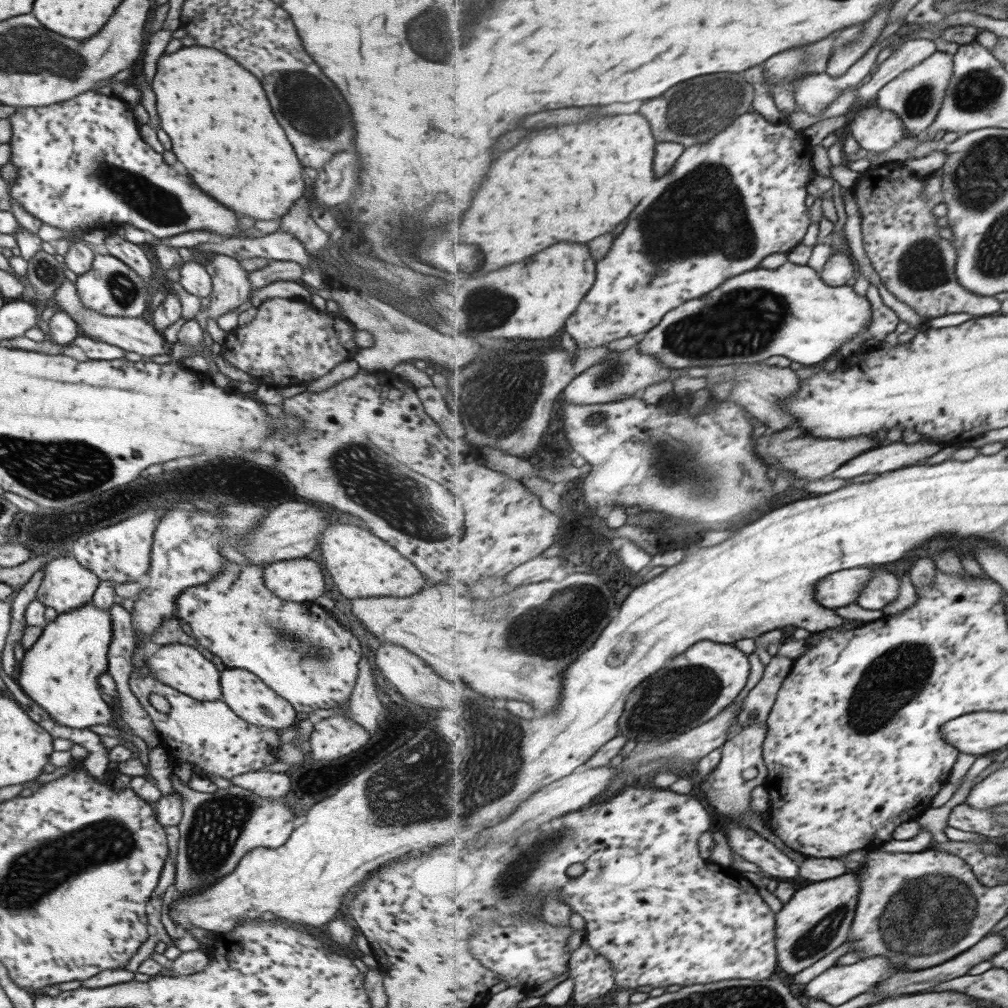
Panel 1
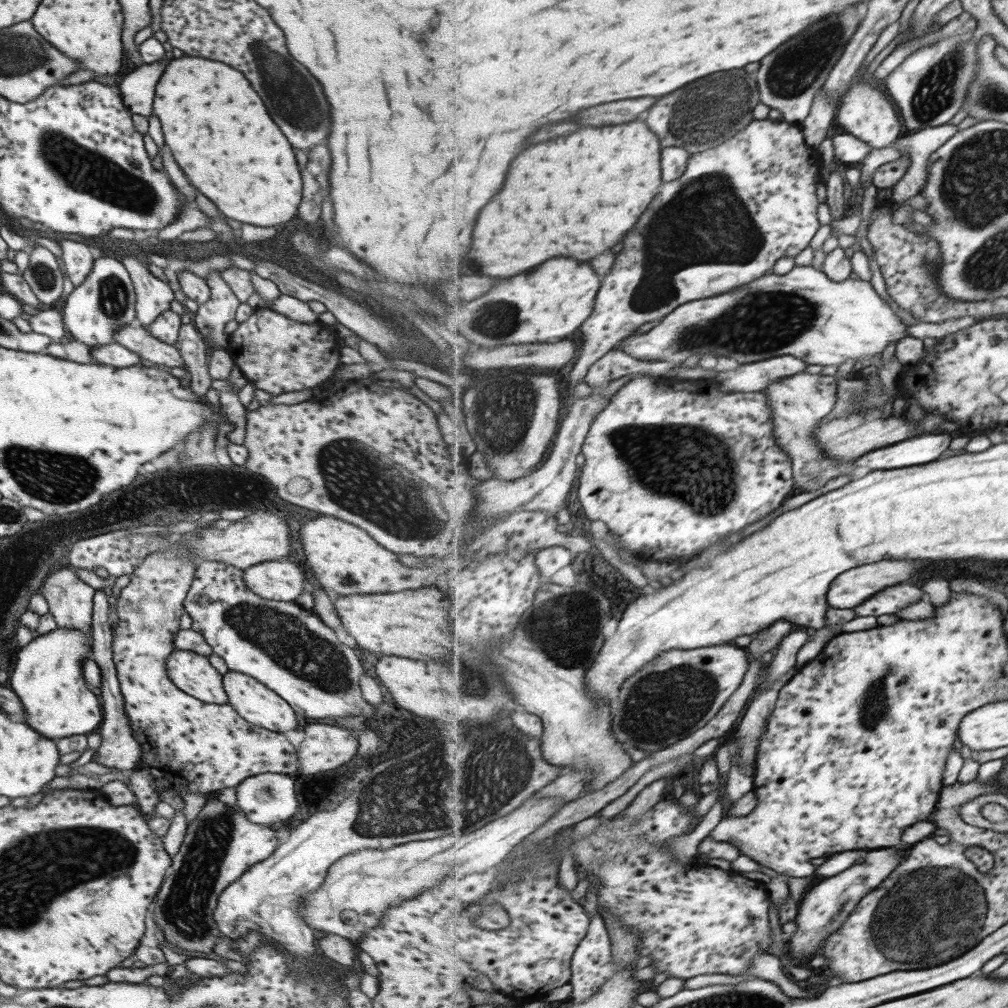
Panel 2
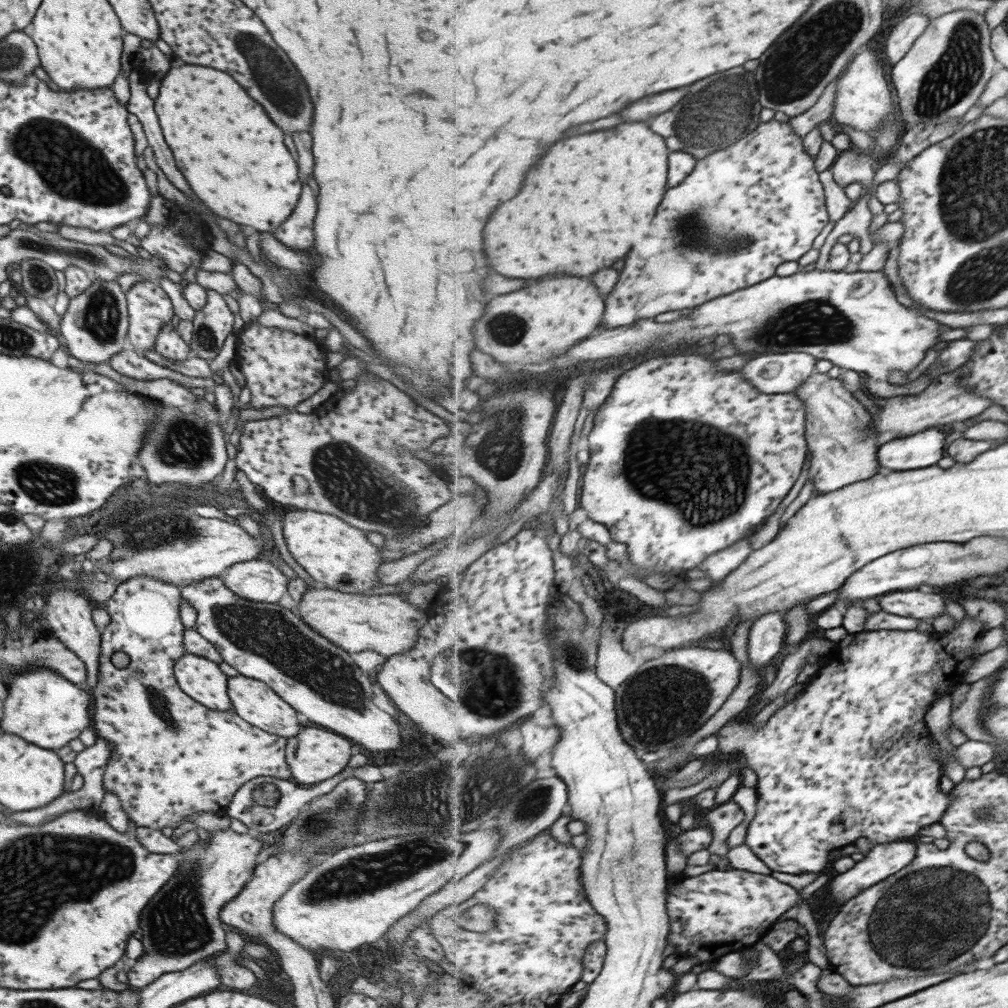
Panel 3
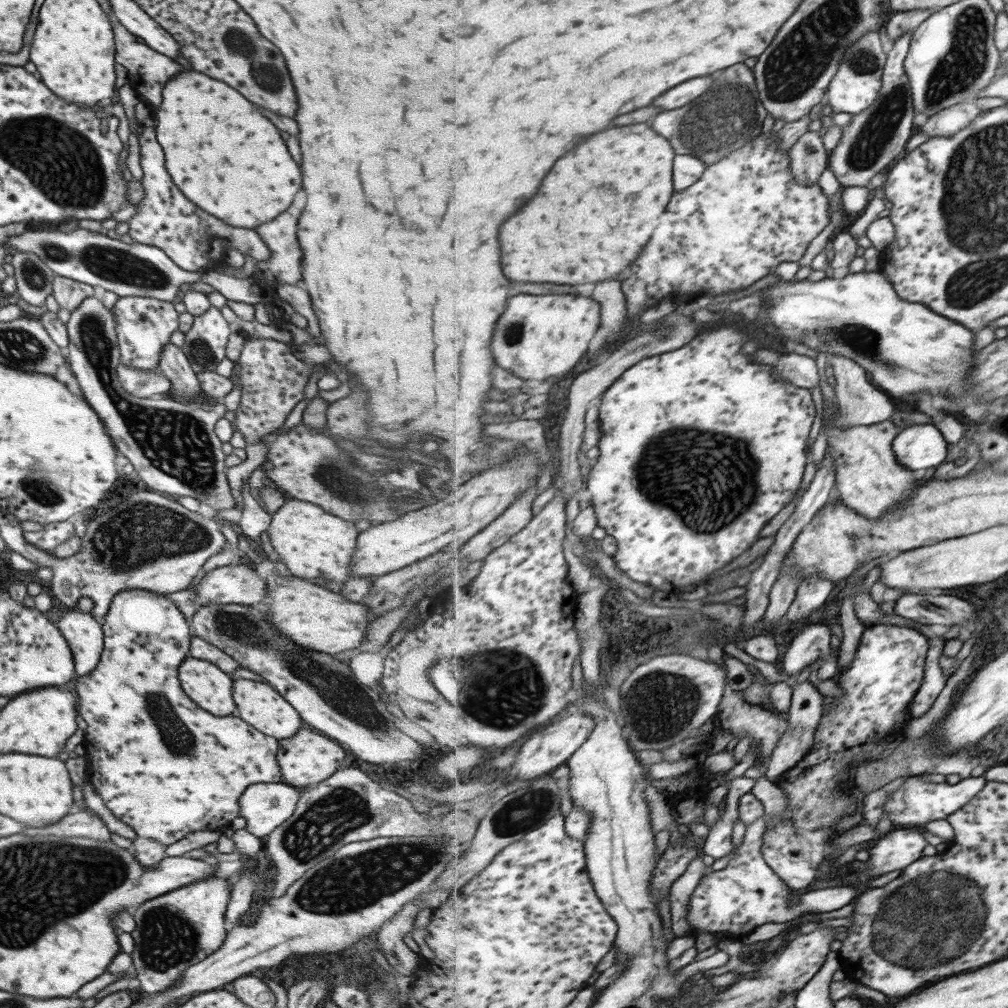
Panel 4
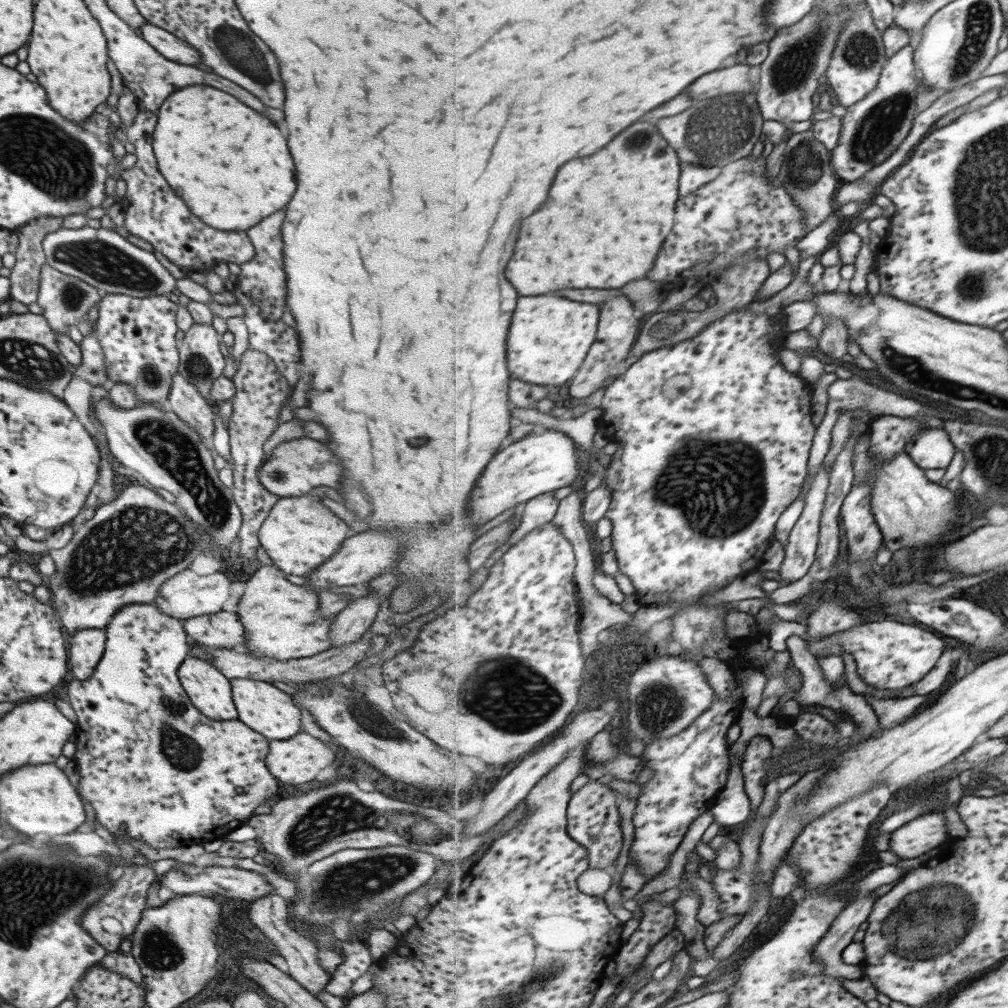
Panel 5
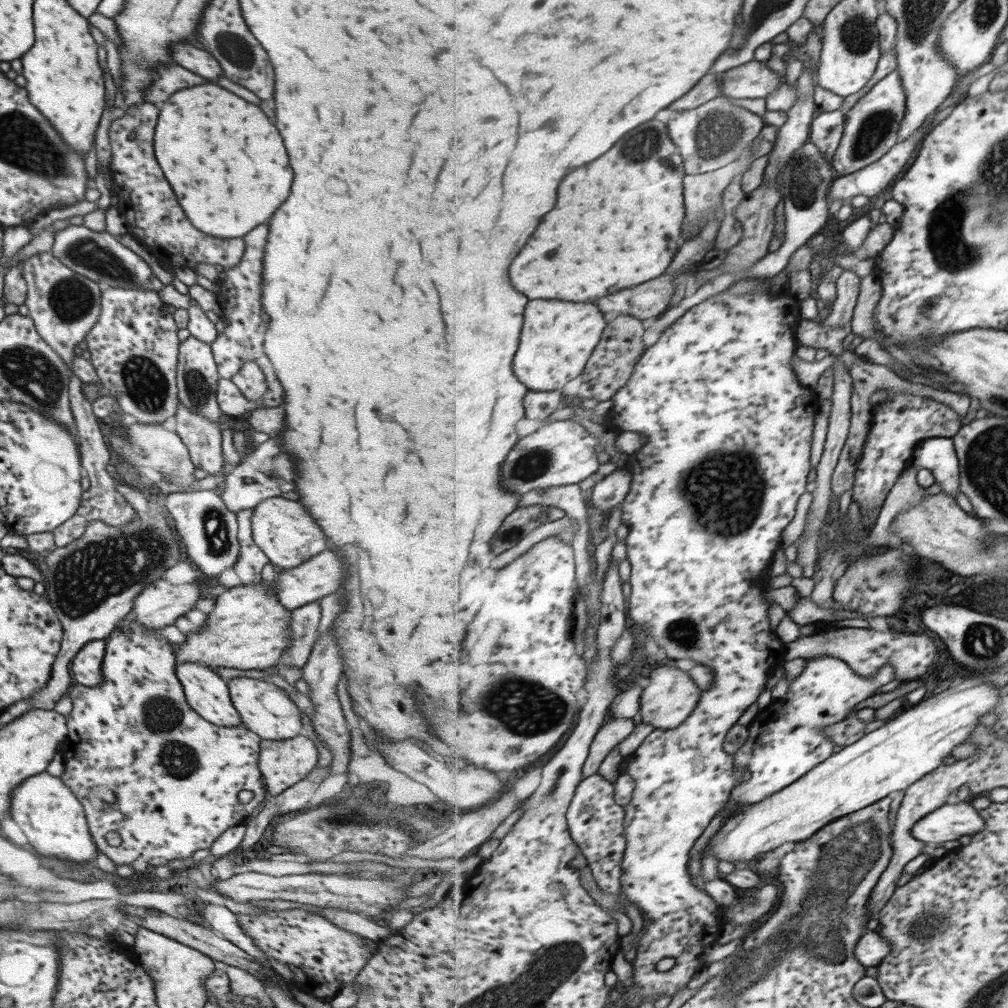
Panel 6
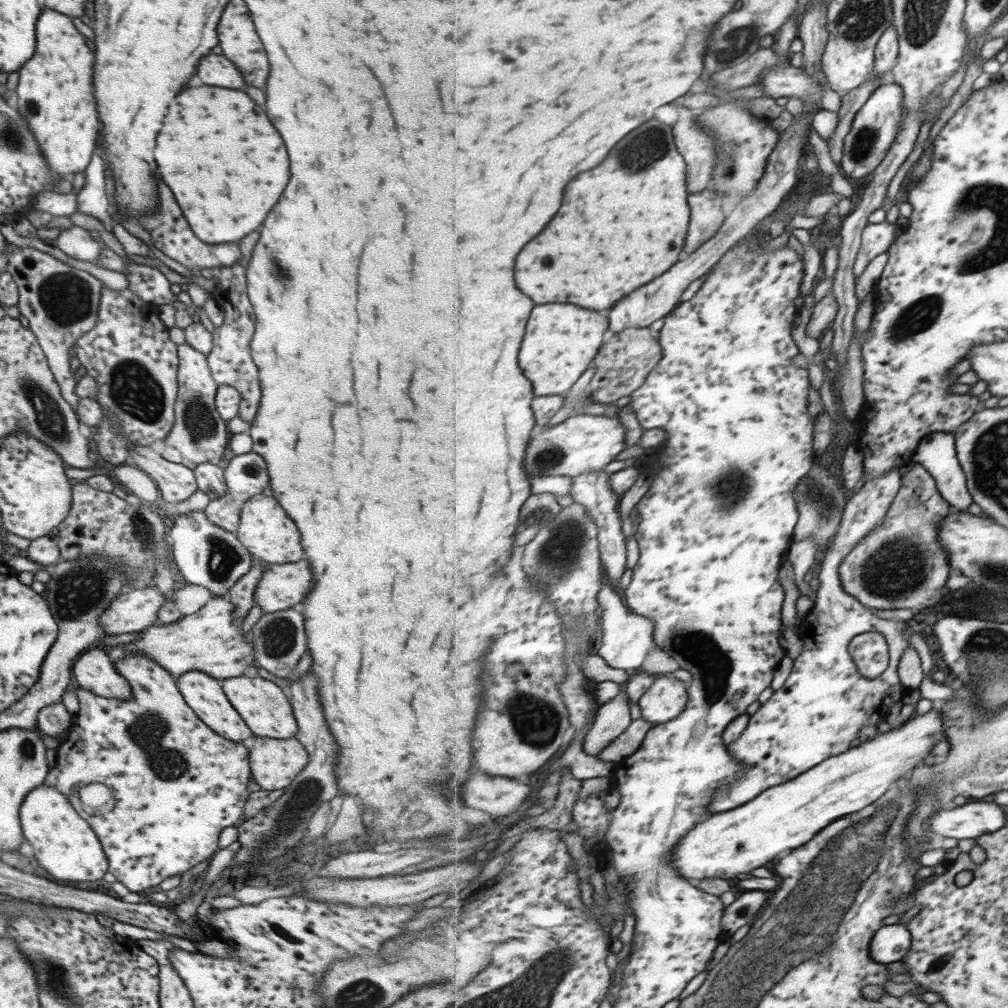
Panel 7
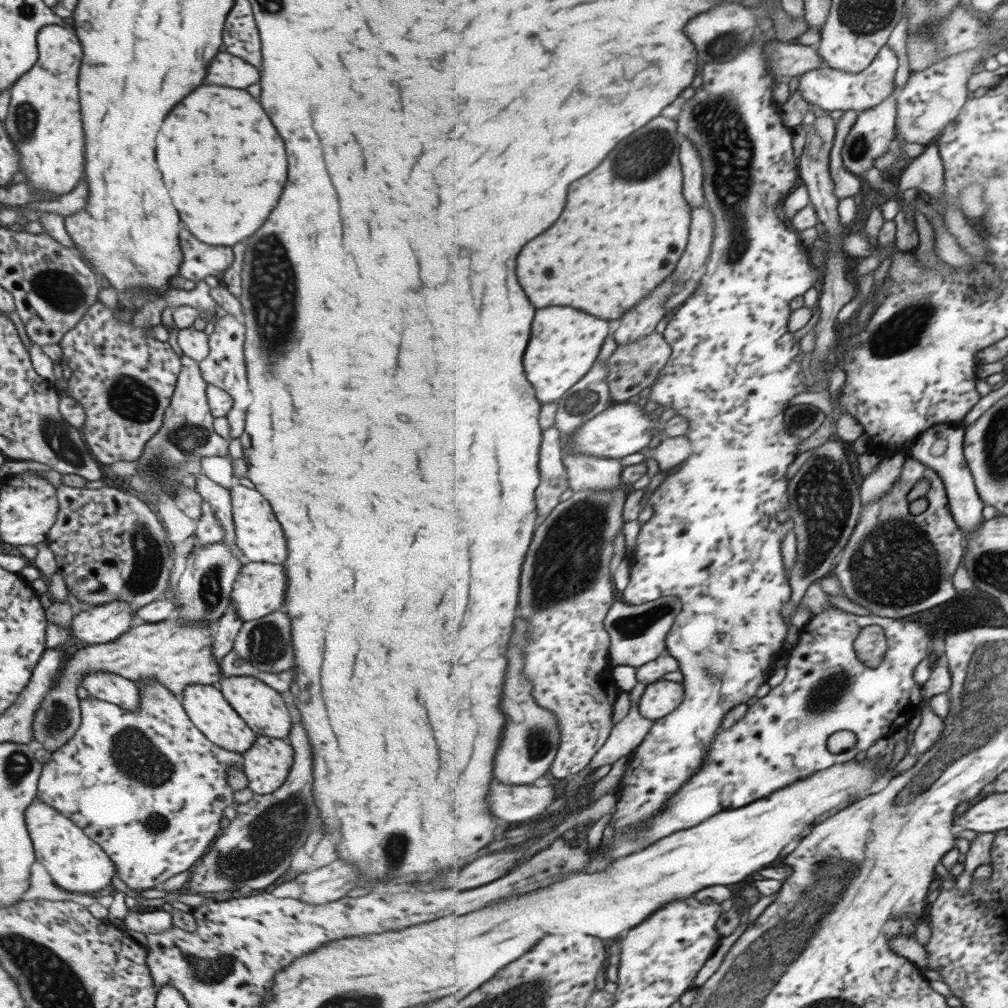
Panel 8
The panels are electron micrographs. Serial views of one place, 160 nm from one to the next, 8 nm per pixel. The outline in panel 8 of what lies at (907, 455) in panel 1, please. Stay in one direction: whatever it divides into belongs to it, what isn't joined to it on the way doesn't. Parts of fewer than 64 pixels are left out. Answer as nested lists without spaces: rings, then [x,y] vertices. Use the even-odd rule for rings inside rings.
[[[937,424],[935,426],[932,426],[929,428],[929,430],[926,430],[923,432],[923,434],[918,438],[918,440],[911,445],[911,447],[908,449],[908,454],[910,456],[913,456],[917,460],[923,461],[923,464],[930,465],[931,468],[934,468],[938,473],[939,476],[942,477],[943,482],[946,484],[946,491],[948,494],[948,497],[950,499],[950,509],[951,512],[953,513],[954,519],[957,521],[957,524],[962,528],[963,532],[965,532],[965,536],[967,536],[967,543],[968,543],[968,538],[971,535],[974,535],[975,532],[978,531],[978,528],[983,524],[986,520],[983,518],[983,508],[985,508],[986,502],[979,496],[979,491],[977,490],[976,487],[976,482],[973,476],[973,473],[971,472],[971,469],[969,468],[969,465],[967,464],[966,461],[966,456],[964,455],[964,438],[965,438],[965,431],[966,429],[961,426],[961,425],[952,425],[952,424]]]

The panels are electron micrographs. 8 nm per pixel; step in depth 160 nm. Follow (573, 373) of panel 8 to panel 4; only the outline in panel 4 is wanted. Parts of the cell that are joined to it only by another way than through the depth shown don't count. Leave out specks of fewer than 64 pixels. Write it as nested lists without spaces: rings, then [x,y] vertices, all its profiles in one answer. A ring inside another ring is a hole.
[[[521,294],[511,298],[511,308],[503,312],[503,320],[498,322],[497,330],[494,330],[494,340],[491,348],[497,364],[505,370],[511,371],[522,379],[547,380],[551,376],[565,376],[571,372],[579,360],[587,354],[589,344],[601,326],[601,306],[597,300],[577,294],[547,294],[547,296],[533,296],[533,294]]]

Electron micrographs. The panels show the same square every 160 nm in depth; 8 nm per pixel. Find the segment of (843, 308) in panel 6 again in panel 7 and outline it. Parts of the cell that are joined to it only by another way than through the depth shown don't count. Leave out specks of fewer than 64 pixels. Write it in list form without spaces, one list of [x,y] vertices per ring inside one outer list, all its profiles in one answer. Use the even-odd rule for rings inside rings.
[[[869,224],[862,234],[862,245],[855,261],[853,273],[859,278],[869,262],[880,254],[888,252],[894,243],[895,226],[883,224]]]

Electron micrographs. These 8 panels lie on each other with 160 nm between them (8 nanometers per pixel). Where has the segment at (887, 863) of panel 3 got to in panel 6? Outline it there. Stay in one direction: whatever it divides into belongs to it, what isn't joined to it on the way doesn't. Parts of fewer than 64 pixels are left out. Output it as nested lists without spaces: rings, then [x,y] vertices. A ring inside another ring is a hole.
[[[971,802],[945,803],[919,820],[913,828],[913,835],[917,840],[935,845],[957,840],[961,836],[973,836],[985,830],[986,824],[986,817],[975,810]]]

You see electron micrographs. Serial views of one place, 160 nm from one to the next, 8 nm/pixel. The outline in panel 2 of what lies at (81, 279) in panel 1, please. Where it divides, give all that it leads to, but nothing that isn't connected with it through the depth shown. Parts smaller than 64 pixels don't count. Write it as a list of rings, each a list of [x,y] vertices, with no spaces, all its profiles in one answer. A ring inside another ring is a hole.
[[[96,253],[92,268],[81,285],[74,286],[64,298],[62,321],[67,338],[91,347],[115,342],[112,334],[117,327],[135,321],[134,288],[118,257]]]

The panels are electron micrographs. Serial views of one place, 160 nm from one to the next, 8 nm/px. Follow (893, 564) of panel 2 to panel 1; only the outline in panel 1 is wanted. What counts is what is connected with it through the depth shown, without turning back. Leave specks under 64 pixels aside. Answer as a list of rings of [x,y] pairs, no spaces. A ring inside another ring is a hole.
[[[855,568],[835,572],[835,576],[827,576],[823,584],[819,584],[819,604],[827,608],[843,608],[857,602],[861,590],[871,580],[873,568]]]

